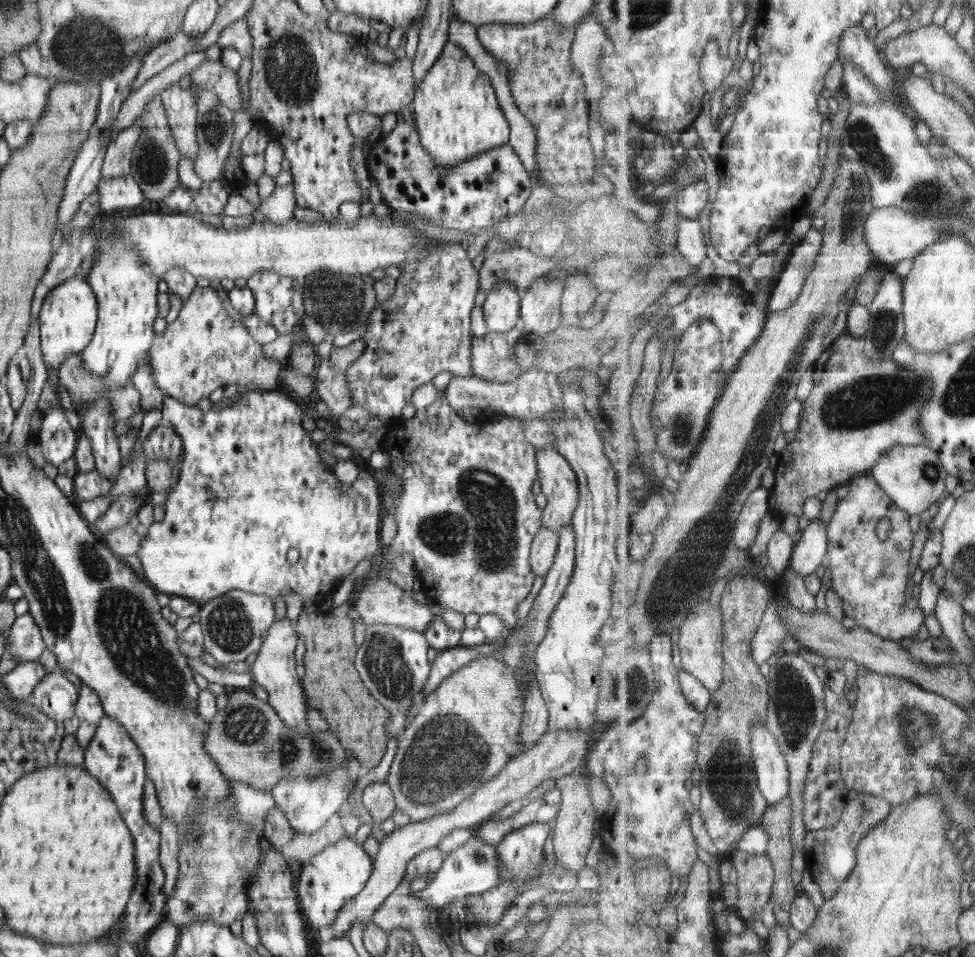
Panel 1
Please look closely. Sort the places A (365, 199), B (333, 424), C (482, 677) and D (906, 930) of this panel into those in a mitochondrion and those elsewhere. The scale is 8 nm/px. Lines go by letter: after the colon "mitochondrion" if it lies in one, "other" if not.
A: other
B: other
C: other
D: other

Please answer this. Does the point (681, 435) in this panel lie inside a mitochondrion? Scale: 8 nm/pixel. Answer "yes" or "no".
yes

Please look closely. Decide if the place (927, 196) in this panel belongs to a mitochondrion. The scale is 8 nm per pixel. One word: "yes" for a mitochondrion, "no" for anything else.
yes

